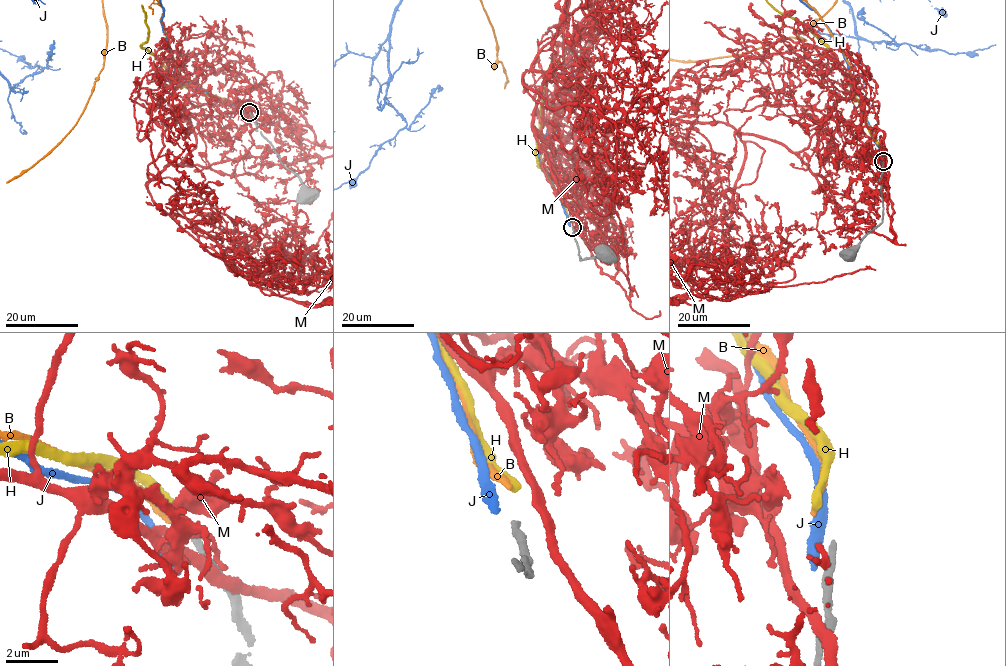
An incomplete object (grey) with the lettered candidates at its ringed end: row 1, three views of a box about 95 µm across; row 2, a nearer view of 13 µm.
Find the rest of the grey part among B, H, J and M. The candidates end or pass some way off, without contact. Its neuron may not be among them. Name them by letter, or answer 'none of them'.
none of them

